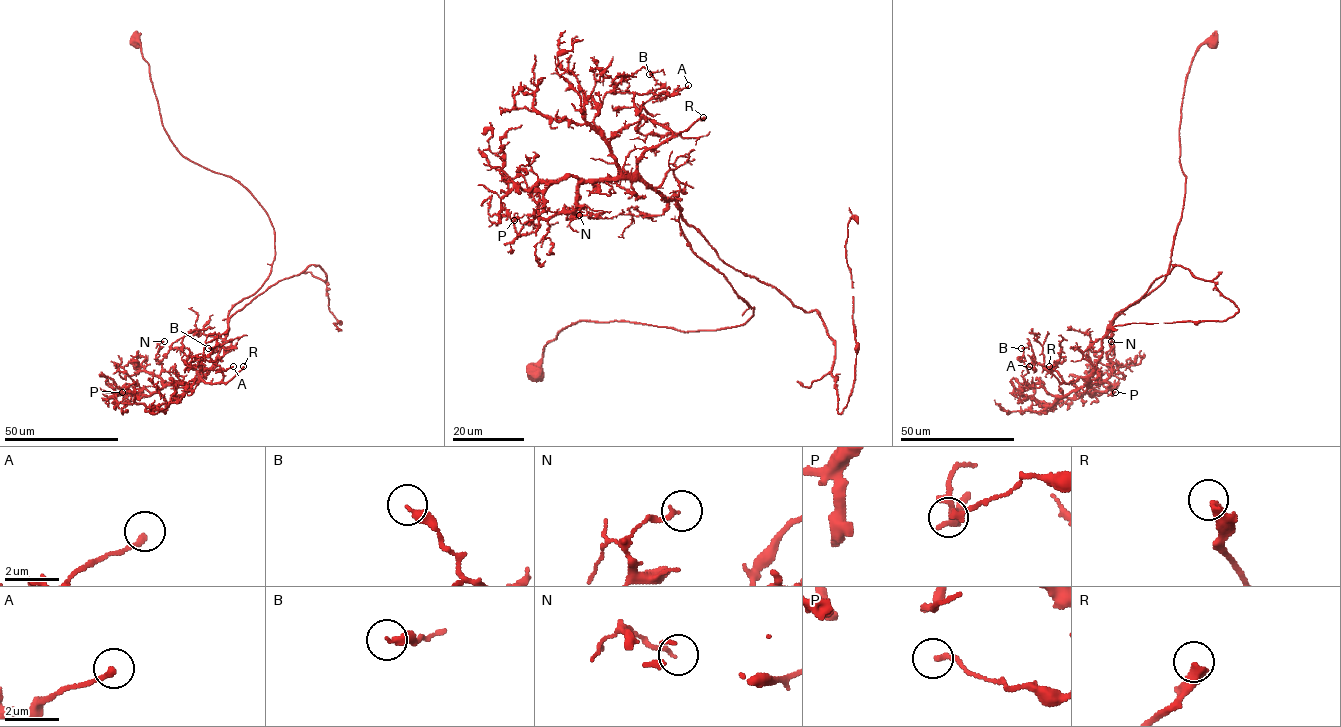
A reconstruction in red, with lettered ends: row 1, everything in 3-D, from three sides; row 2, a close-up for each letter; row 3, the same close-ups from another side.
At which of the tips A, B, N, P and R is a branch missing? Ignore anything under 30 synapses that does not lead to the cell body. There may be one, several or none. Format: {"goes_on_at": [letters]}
{"goes_on_at": []}

